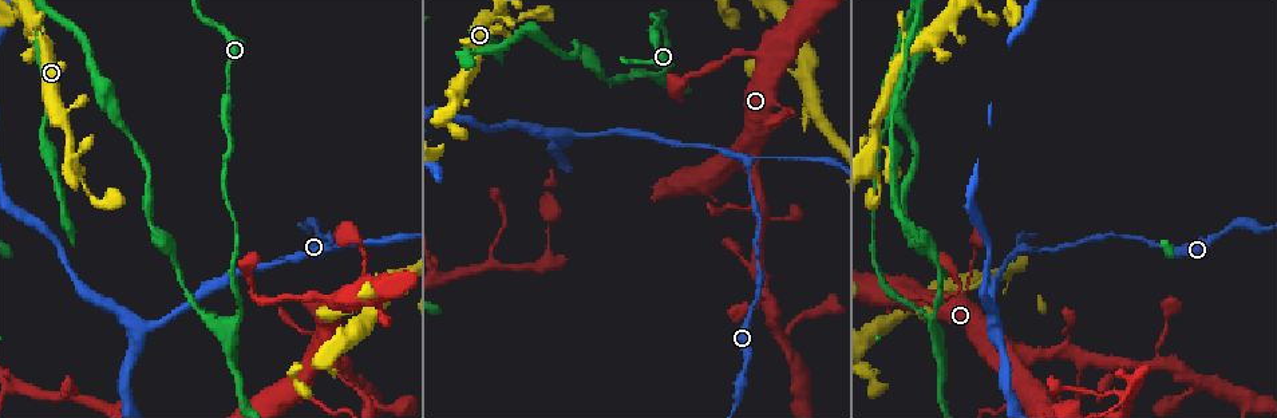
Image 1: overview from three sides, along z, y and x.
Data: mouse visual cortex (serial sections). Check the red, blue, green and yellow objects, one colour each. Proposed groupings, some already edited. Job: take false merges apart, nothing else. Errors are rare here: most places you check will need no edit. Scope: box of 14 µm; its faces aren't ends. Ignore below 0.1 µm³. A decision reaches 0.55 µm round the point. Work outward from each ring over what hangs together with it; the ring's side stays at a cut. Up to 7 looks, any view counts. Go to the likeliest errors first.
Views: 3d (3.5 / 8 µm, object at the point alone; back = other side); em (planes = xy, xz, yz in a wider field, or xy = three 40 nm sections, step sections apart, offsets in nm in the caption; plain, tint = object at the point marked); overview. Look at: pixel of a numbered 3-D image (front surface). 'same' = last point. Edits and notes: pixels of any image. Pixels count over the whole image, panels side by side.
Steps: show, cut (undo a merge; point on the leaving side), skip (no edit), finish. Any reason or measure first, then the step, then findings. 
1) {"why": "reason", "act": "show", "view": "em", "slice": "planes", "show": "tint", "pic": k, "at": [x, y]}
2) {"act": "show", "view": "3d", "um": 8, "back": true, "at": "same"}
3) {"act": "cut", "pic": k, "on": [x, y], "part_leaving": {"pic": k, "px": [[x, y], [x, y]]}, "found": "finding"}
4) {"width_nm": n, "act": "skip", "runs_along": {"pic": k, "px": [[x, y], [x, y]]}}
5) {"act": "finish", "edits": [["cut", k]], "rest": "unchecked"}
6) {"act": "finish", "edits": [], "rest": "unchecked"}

{"why": "a fork", "act": "show", "view": "3d", "um": 3.5, "pic": 1, "at": [1023, 250]}

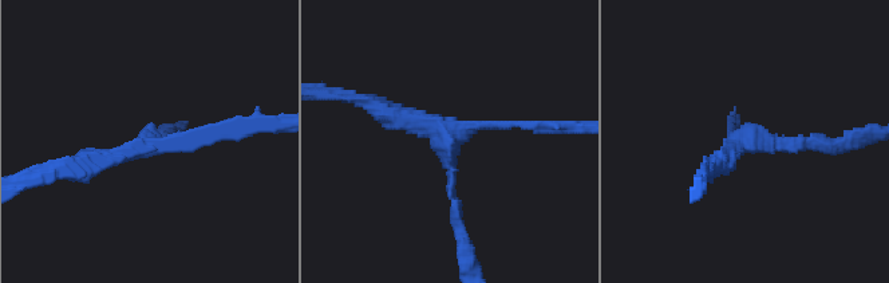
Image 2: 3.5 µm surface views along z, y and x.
{"arms": 3, "arm_widths_nm": [150, 150, 250], "why": "now the EM", "act": "show", "view": "em", "slice": "planes", "show": "plain", "pic": 2, "at": [144, 143]}

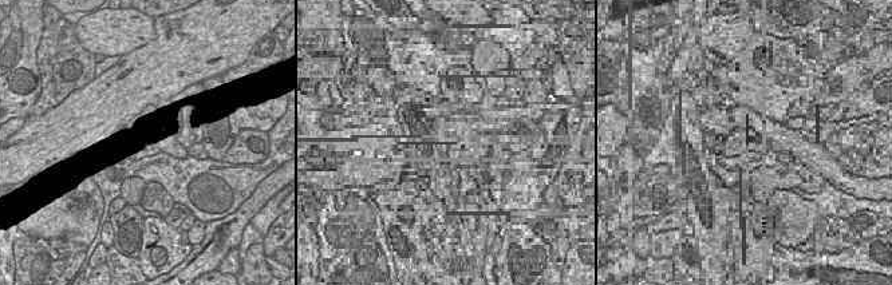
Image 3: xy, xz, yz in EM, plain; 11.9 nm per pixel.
{"act": "show", "view": "em", "slice": "planes", "show": "tint", "at": "same"}

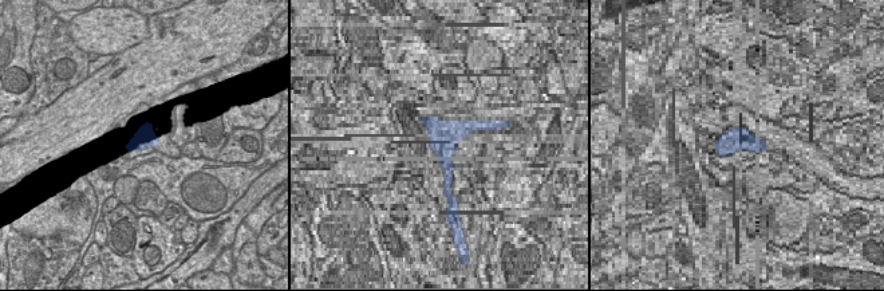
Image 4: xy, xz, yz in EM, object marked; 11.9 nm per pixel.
{"act": "skip", "runs_along": {"pic": 2, "px": [[459, 228], [443, 136], [370, 105]]}, "found": "one cell here"}

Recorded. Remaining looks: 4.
{"why": "a fork", "act": "show", "view": "3d", "um": 8, "pic": 1, "at": [994, 329]}

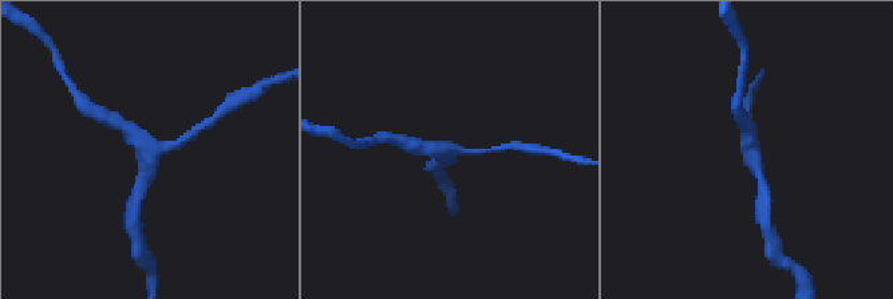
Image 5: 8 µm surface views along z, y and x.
{"why": "zoom in", "act": "show", "view": "3d", "um": 3.5, "pic": 5, "at": [753, 148]}

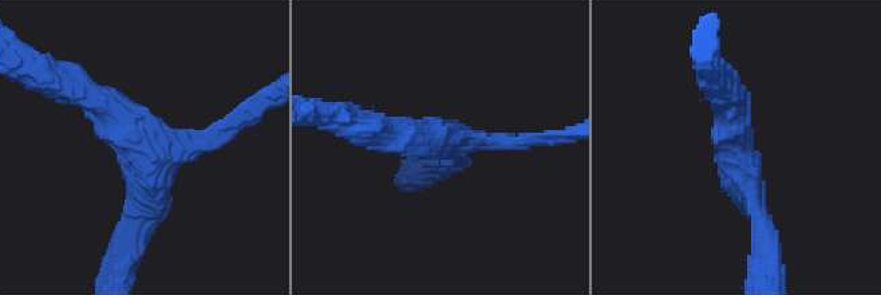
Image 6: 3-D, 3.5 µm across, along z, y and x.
{"why": "now the EM", "act": "show", "view": "em", "slice": "xy", "step": 5, "show": "tint", "pic": 6, "at": [150, 154]}

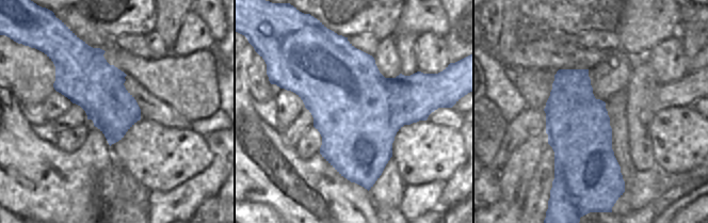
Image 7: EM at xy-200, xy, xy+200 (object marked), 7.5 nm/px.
{"arm_widths_nm": [150, 250, 450], "act": "skip", "runs_along": {"pic": 6, "px": [[232, 118], [150, 152], [85, 94]]}, "found": "continuous, no second cell"}

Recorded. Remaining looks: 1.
{"why": "thick turns thin", "act": "show", "view": "3d", "um": 3.5, "back": true, "pic": 1, "at": [1014, 389]}

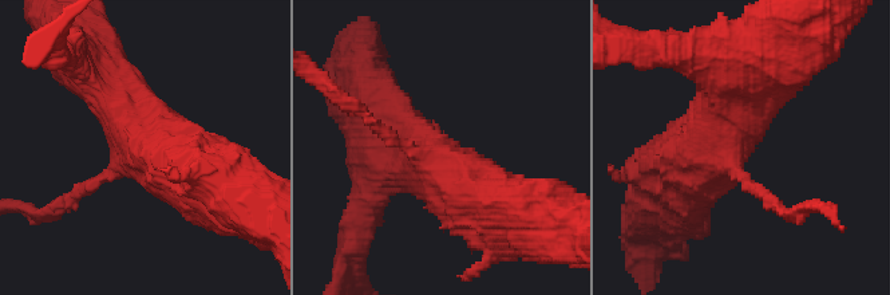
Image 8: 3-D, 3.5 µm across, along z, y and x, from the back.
{"act": "skip", "runs_along": {"pic": 8, "px": [[94, 70], [159, 152], [209, 177]]}, "found": "continuous, no second cell"}

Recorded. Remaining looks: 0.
{"act": "finish", "edits": [], "rest": "unchecked"}

